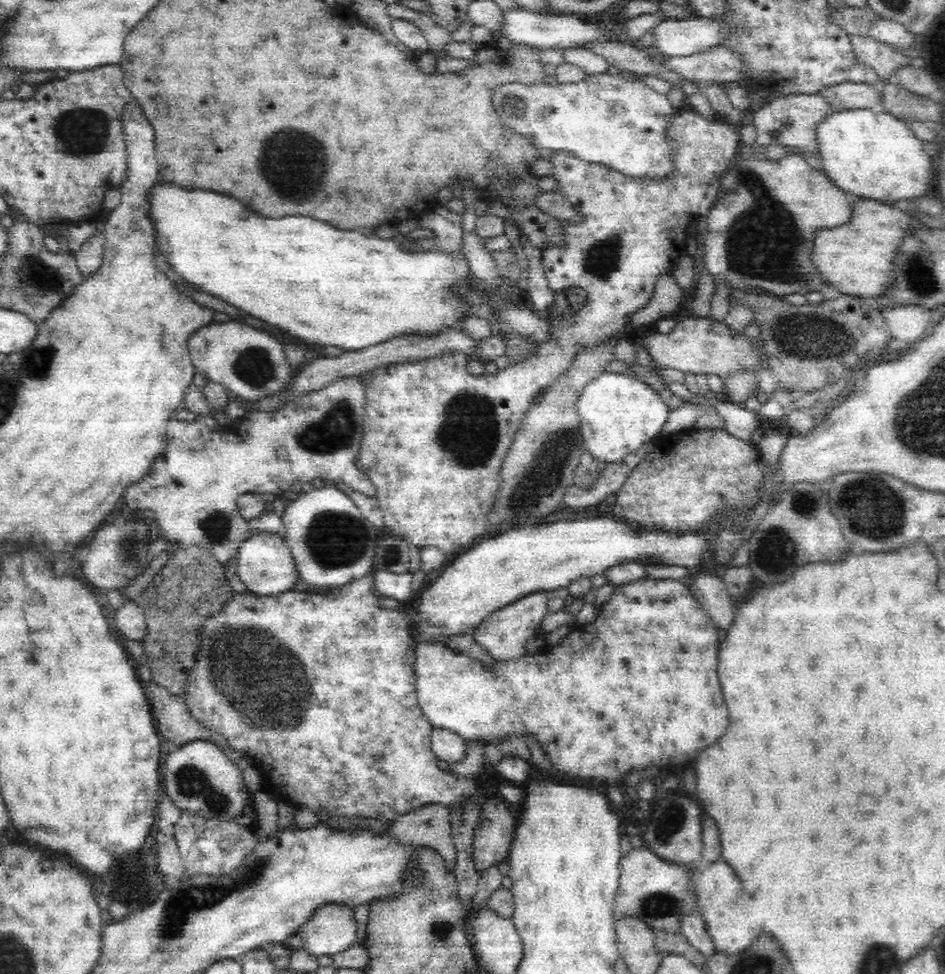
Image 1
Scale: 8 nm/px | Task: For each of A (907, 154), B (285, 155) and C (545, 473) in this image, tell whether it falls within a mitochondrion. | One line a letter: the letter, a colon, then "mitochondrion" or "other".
A: other
B: mitochondrion
C: mitochondrion

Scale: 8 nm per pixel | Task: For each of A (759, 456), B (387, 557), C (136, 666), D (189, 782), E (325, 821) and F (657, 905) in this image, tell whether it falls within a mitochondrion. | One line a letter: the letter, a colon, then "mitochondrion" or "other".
A: other
B: mitochondrion
C: other
D: mitochondrion
E: other
F: mitochondrion

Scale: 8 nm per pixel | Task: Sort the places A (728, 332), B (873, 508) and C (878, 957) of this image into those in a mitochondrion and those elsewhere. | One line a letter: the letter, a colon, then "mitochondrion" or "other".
A: other
B: mitochondrion
C: mitochondrion

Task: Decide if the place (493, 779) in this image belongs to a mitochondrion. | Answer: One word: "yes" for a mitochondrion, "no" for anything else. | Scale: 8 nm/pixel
no

